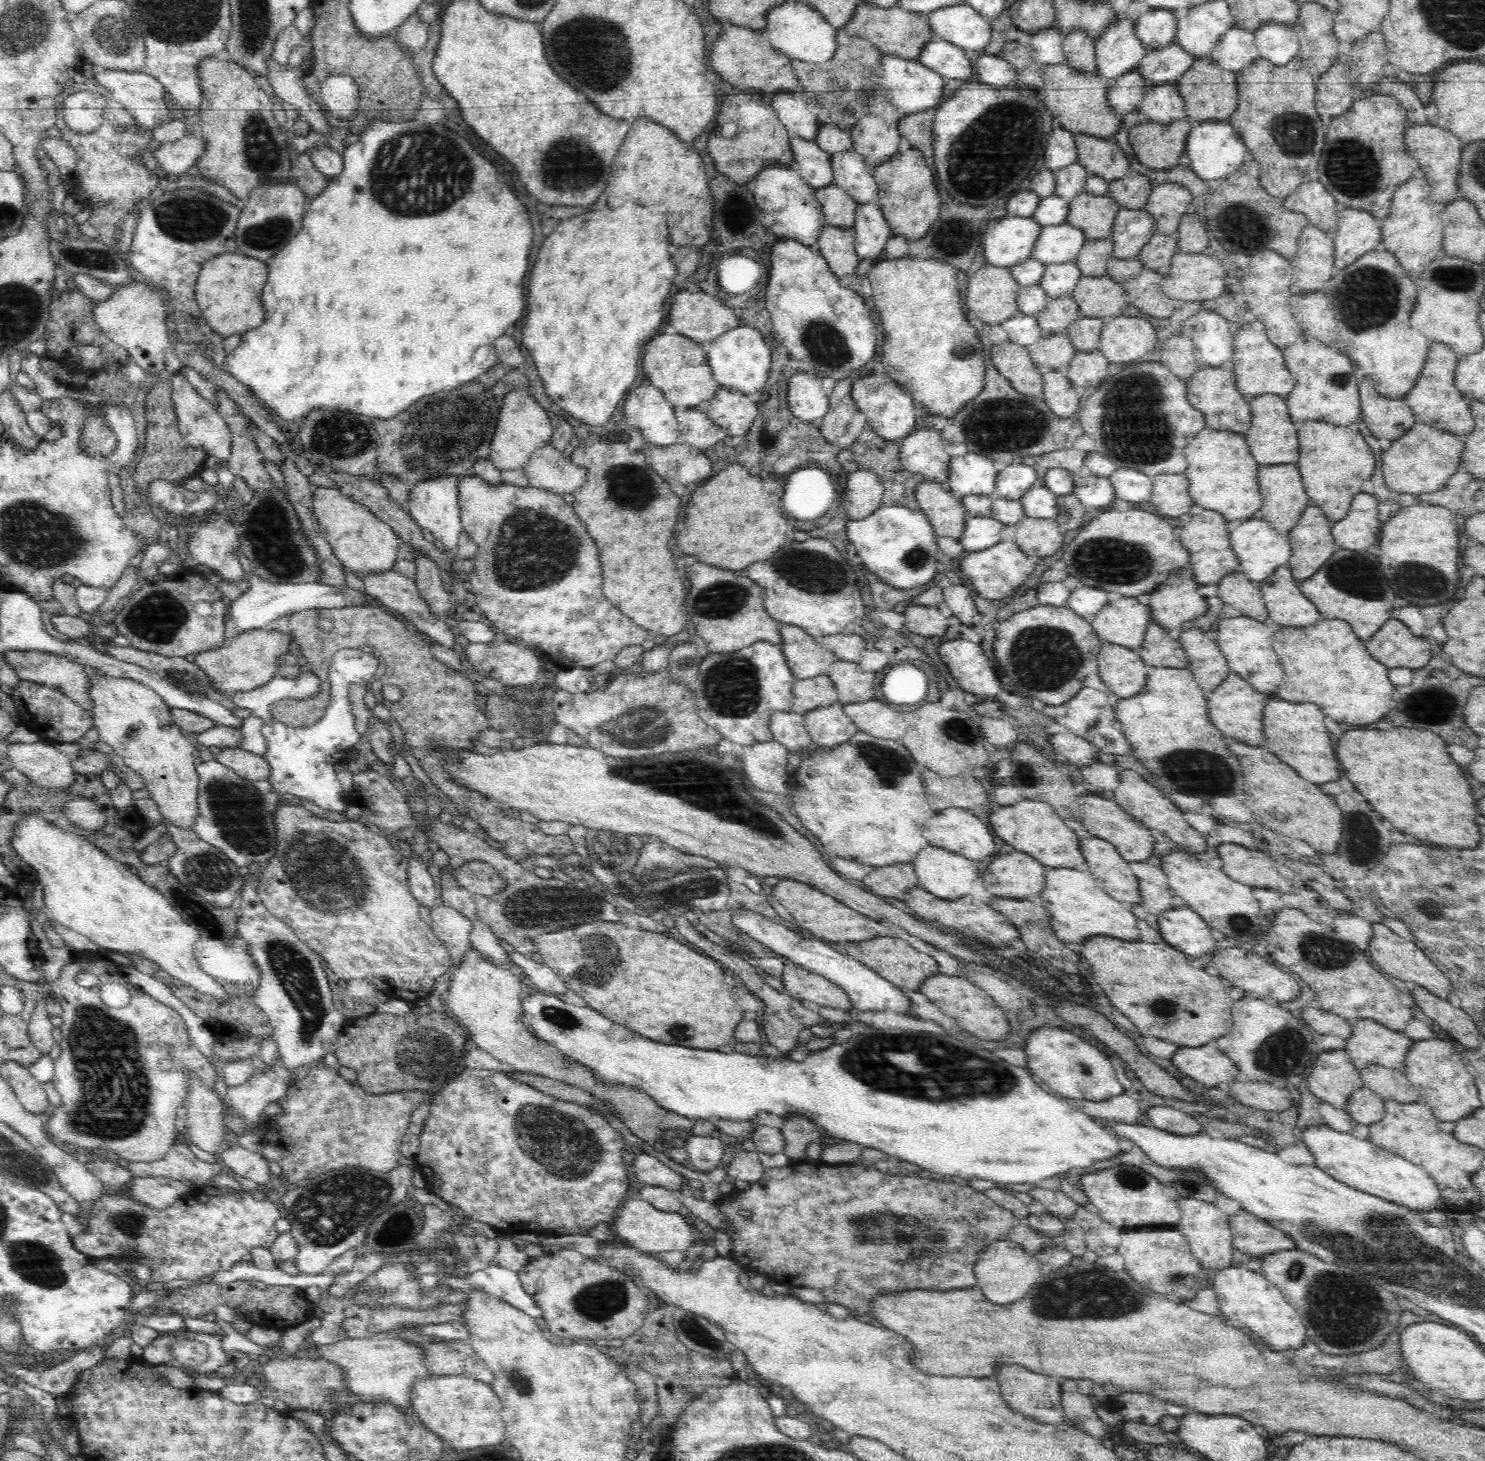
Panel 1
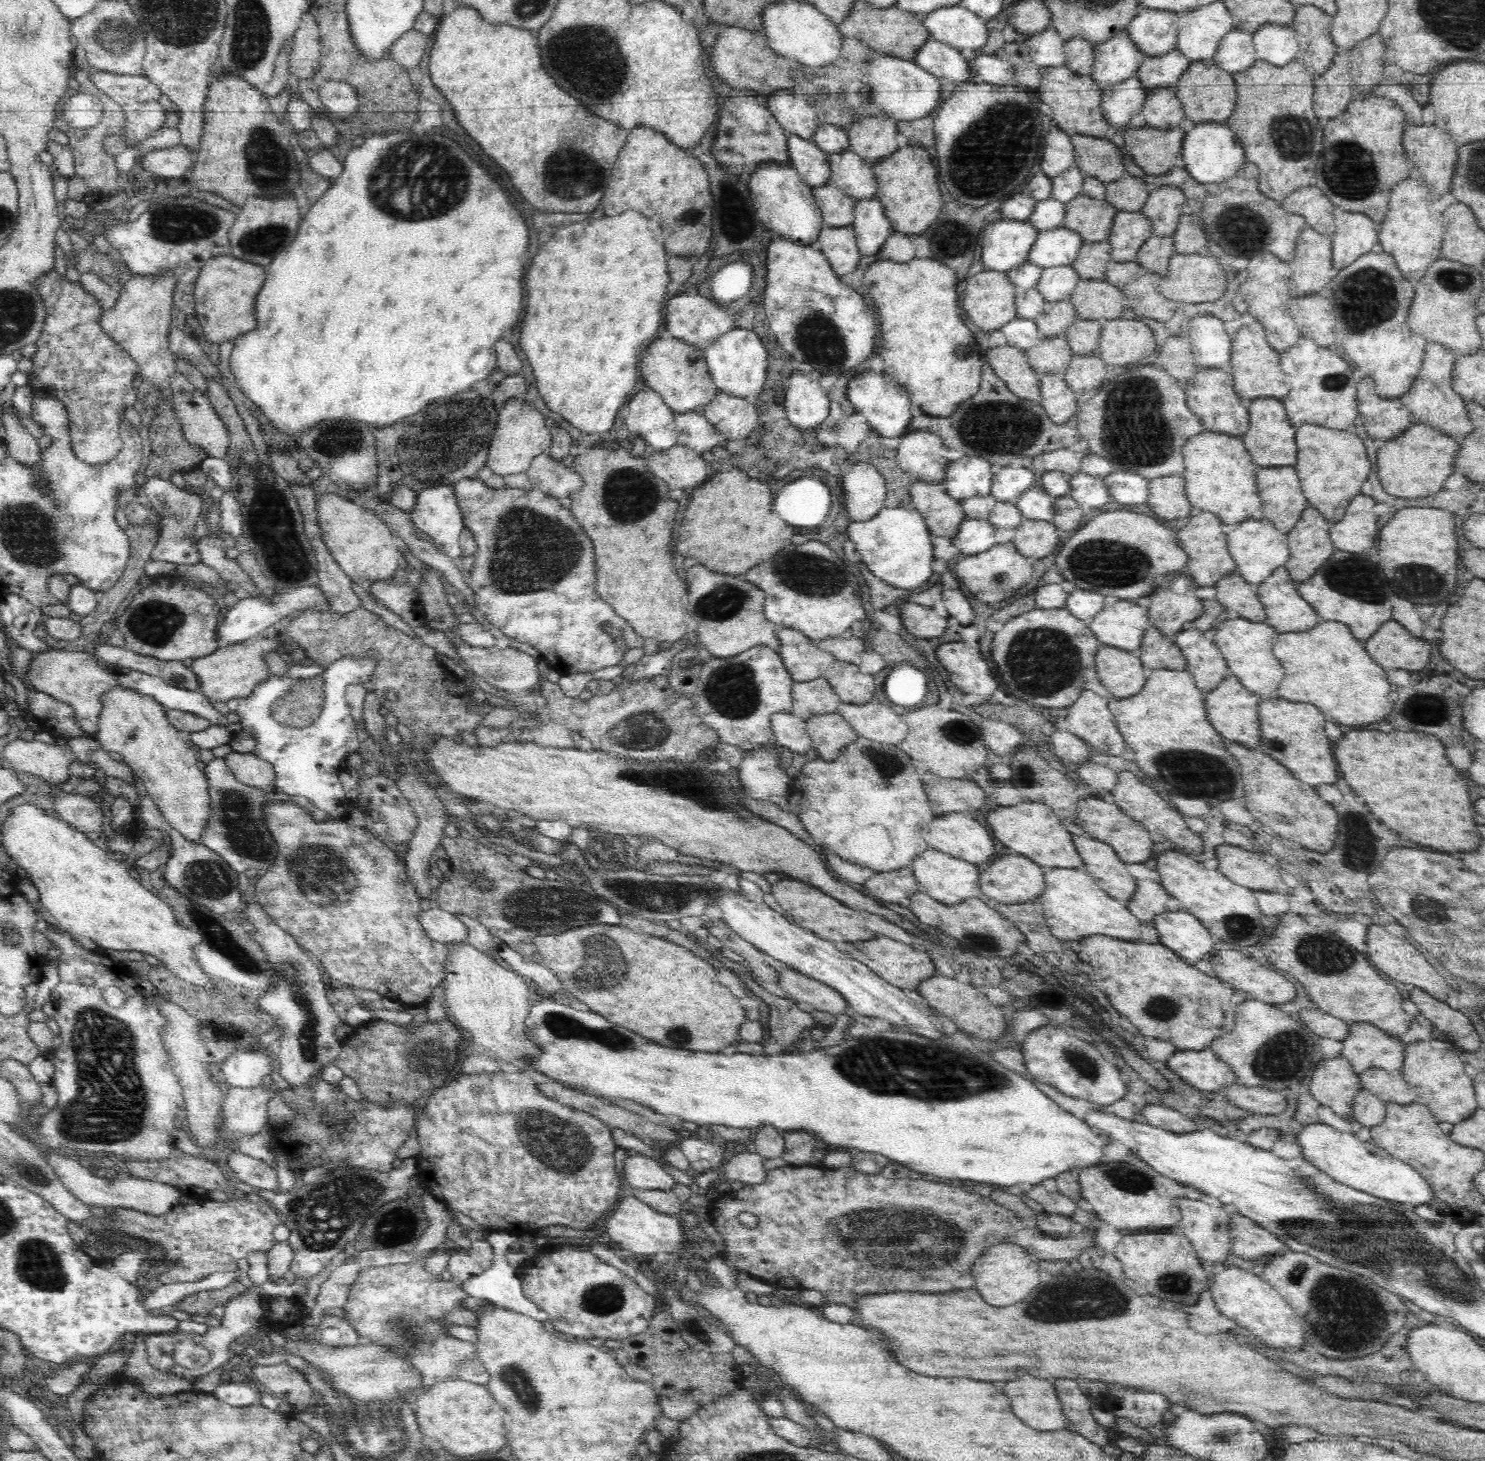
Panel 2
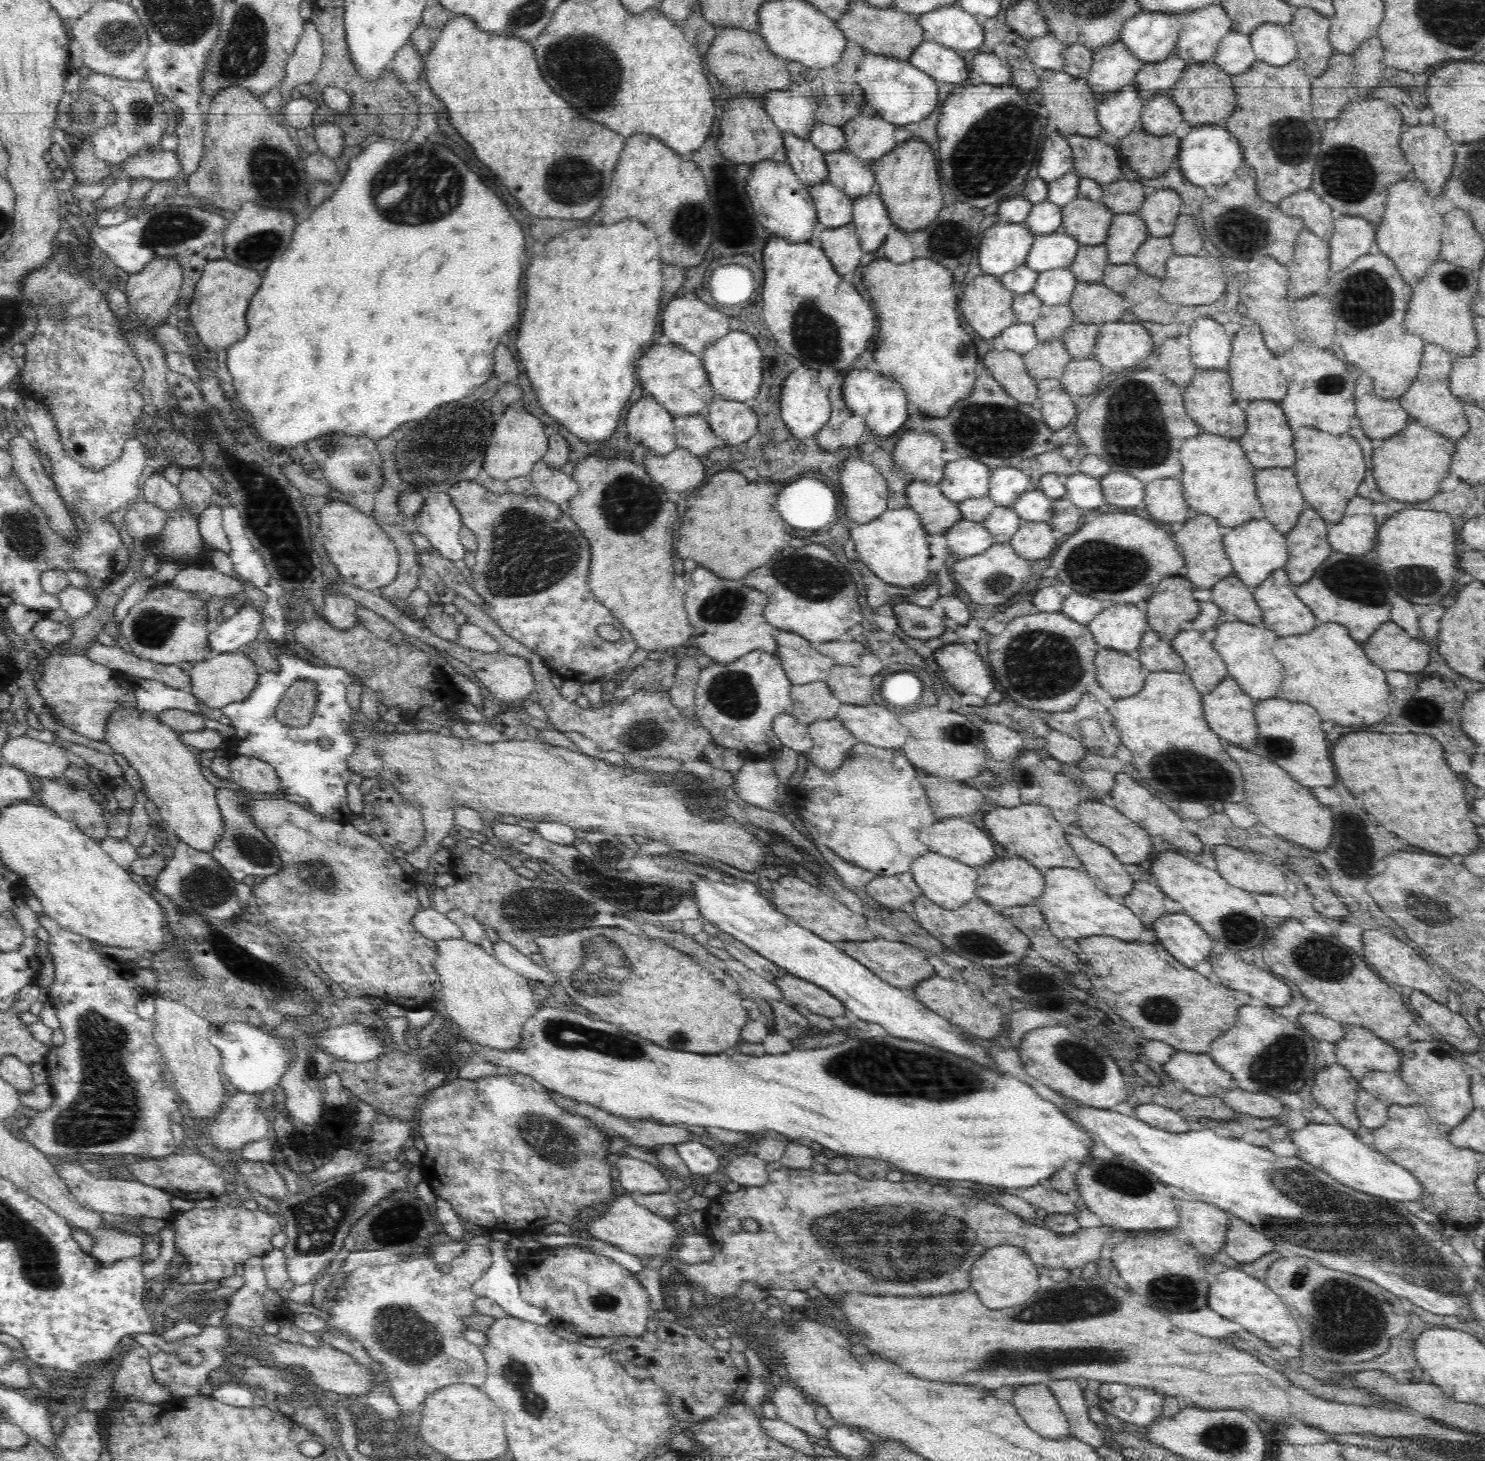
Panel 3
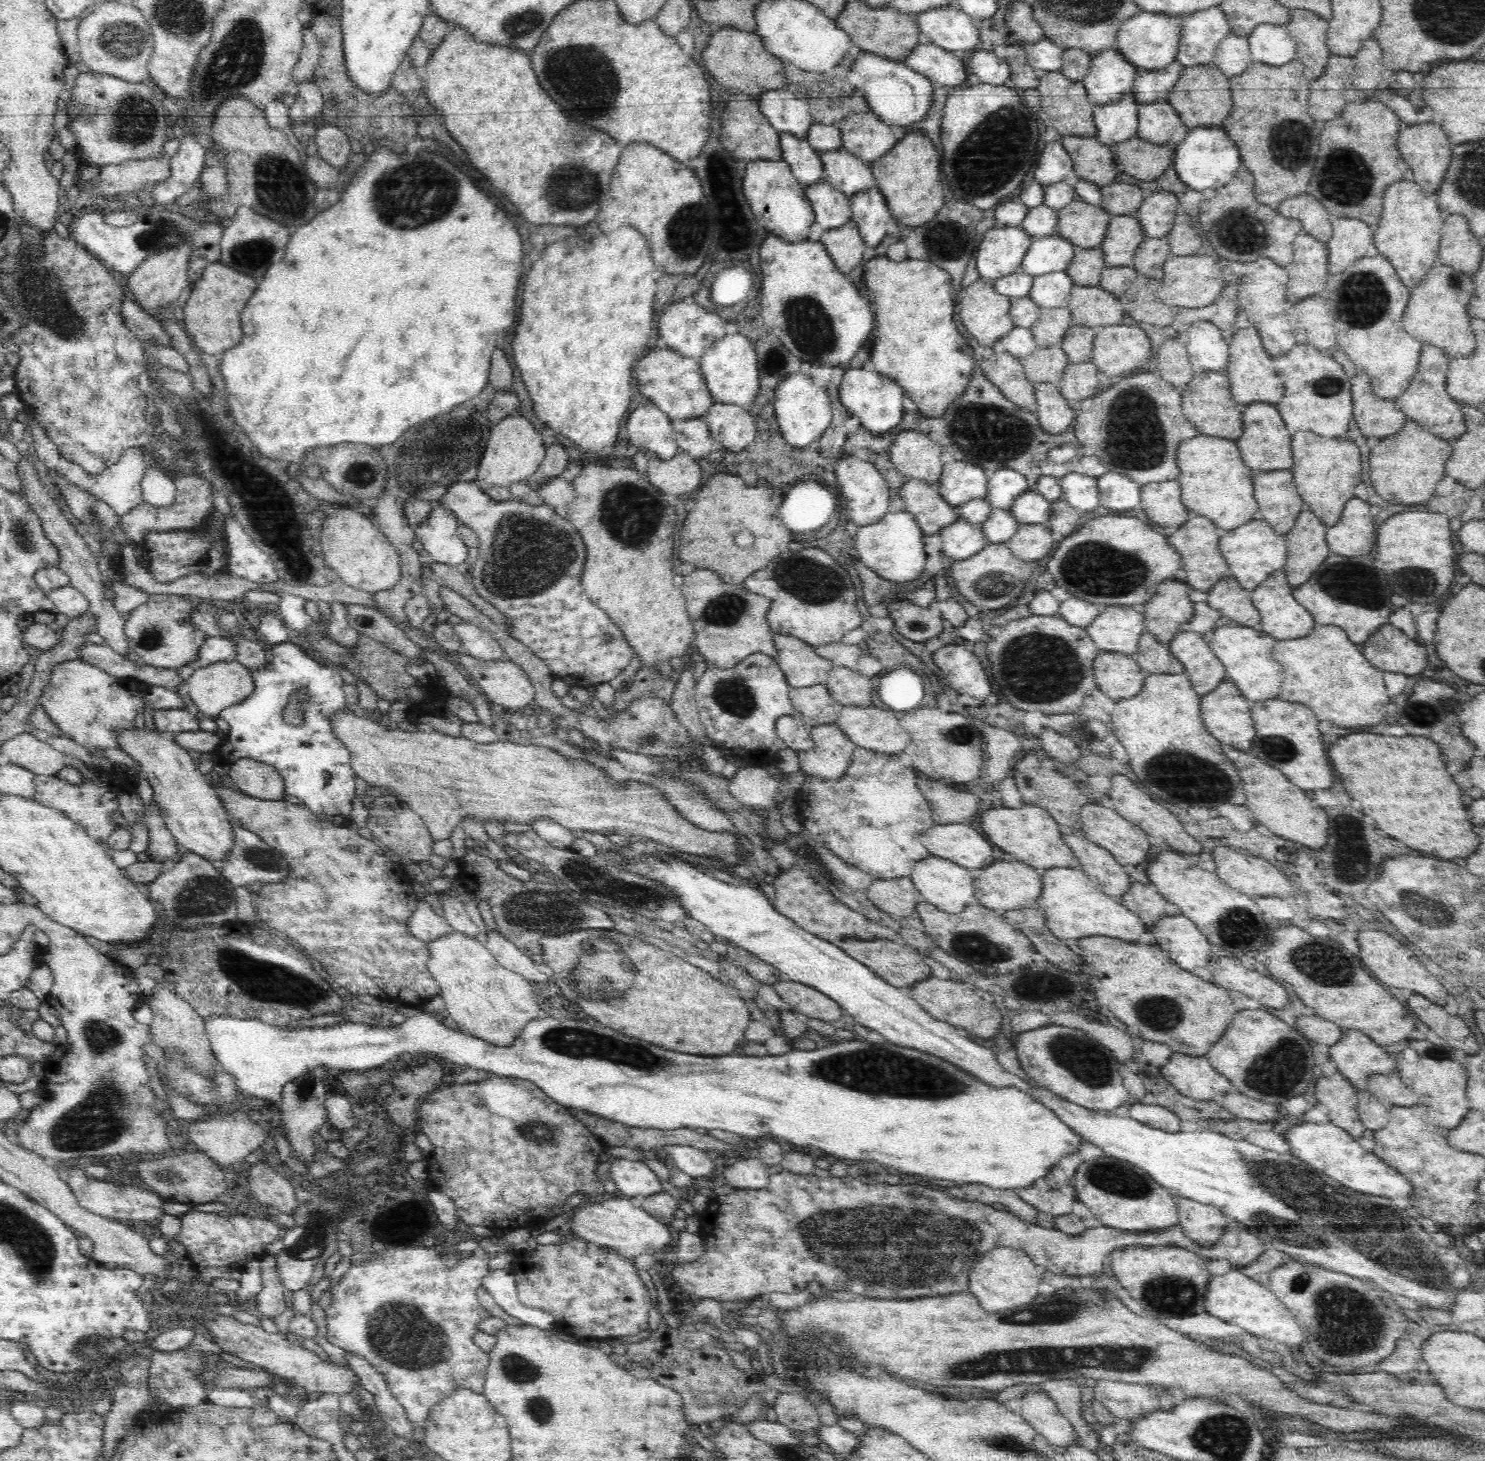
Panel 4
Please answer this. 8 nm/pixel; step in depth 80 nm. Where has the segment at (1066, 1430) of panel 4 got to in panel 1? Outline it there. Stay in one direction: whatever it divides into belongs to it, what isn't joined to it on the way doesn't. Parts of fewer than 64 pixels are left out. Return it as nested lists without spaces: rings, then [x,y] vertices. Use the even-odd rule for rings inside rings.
[[[1002,1366],[1000,1374],[998,1374],[998,1382],[1002,1388],[1002,1396],[1008,1402],[1008,1406],[1012,1406],[1012,1410],[1016,1410],[1018,1414],[1024,1414],[1026,1418],[1038,1420],[1040,1424],[1062,1424],[1067,1422],[1065,1412],[1061,1404],[1061,1390],[1059,1380],[1050,1376],[1042,1376],[1042,1374],[1034,1374],[1022,1366]]]

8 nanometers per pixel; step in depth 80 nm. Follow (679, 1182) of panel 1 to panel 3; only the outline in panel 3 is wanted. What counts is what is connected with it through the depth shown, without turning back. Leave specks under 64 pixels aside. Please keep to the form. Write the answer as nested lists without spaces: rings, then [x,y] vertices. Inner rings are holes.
[[[621,1155],[613,1167],[618,1170],[618,1179],[626,1192],[651,1194],[669,1190],[668,1180],[652,1164]]]

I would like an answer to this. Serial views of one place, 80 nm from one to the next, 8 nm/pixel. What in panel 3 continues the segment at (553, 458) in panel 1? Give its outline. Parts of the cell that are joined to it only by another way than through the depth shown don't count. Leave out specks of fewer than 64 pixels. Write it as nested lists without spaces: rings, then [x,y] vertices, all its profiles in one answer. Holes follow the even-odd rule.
[[[542,460],[532,468],[529,476],[537,494],[558,505],[574,498],[579,492],[579,484],[572,476],[544,465]]]

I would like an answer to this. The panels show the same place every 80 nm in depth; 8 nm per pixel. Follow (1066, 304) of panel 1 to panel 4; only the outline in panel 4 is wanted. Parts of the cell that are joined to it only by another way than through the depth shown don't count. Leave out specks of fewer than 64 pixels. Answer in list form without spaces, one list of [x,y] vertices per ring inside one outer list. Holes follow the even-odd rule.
[[[1064,306],[1054,309],[1041,309],[1038,320],[1030,329],[1039,347],[1050,347],[1061,344],[1063,336],[1071,325],[1071,312],[1067,306]]]

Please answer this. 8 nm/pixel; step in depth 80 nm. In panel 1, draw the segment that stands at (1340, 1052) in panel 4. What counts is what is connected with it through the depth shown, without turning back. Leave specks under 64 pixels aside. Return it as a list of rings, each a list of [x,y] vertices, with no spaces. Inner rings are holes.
[[[1370,1018],[1352,1019],[1352,1036],[1347,1038],[1345,1050],[1352,1064],[1360,1071],[1371,1064],[1402,1069],[1407,1052],[1415,1043],[1403,1032],[1390,1030]]]

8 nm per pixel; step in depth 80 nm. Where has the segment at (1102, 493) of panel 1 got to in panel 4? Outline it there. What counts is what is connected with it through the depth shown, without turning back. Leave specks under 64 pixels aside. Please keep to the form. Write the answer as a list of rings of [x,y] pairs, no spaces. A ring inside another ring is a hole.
[[[1076,471],[1061,477],[1062,499],[1076,510],[1094,510],[1099,506],[1097,478]]]

